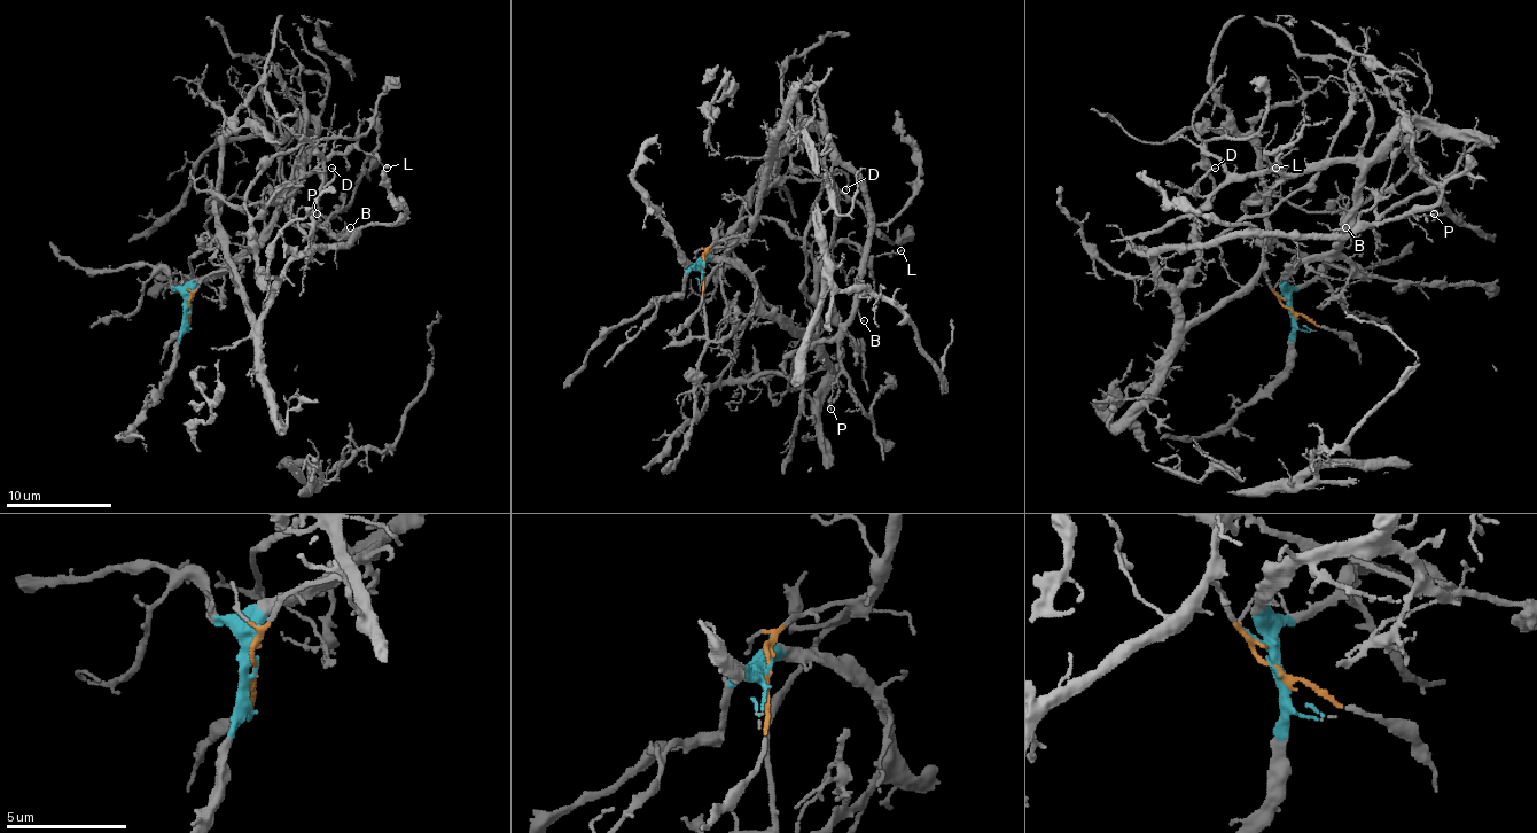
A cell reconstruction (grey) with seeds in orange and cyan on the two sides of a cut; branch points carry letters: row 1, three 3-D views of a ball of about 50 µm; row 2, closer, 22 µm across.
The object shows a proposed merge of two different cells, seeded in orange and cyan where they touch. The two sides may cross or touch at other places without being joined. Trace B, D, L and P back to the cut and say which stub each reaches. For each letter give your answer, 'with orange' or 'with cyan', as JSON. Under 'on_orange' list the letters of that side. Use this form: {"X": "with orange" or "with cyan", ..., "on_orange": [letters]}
{"B": "with orange", "D": "with cyan", "L": "with cyan", "P": "with orange", "on_orange": ["B", "P"]}

